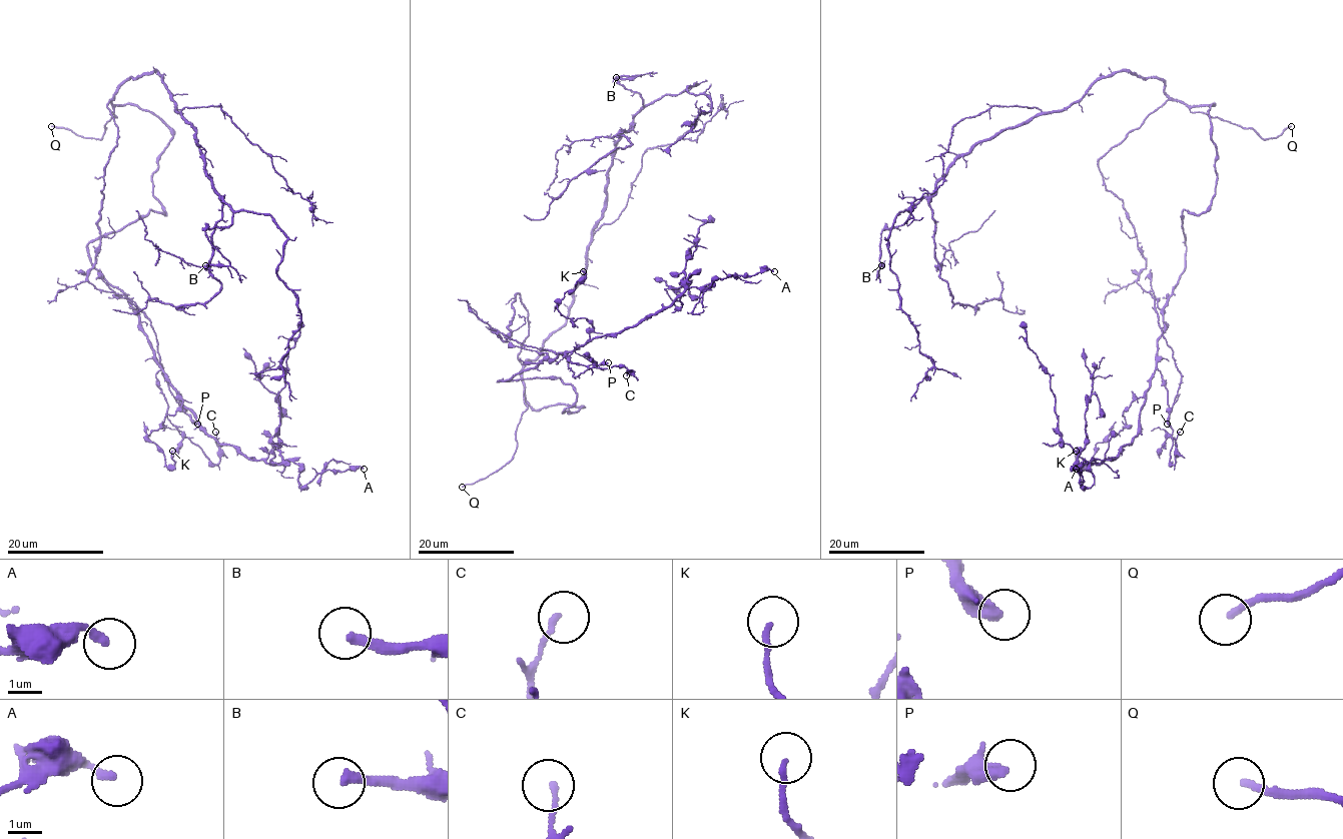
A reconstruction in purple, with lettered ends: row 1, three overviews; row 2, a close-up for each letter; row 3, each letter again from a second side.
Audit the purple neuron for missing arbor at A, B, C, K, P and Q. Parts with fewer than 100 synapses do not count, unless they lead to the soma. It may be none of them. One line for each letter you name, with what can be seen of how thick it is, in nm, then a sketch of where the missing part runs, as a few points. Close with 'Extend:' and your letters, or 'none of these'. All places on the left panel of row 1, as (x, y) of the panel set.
Q: 200 nm
Extend: Q

